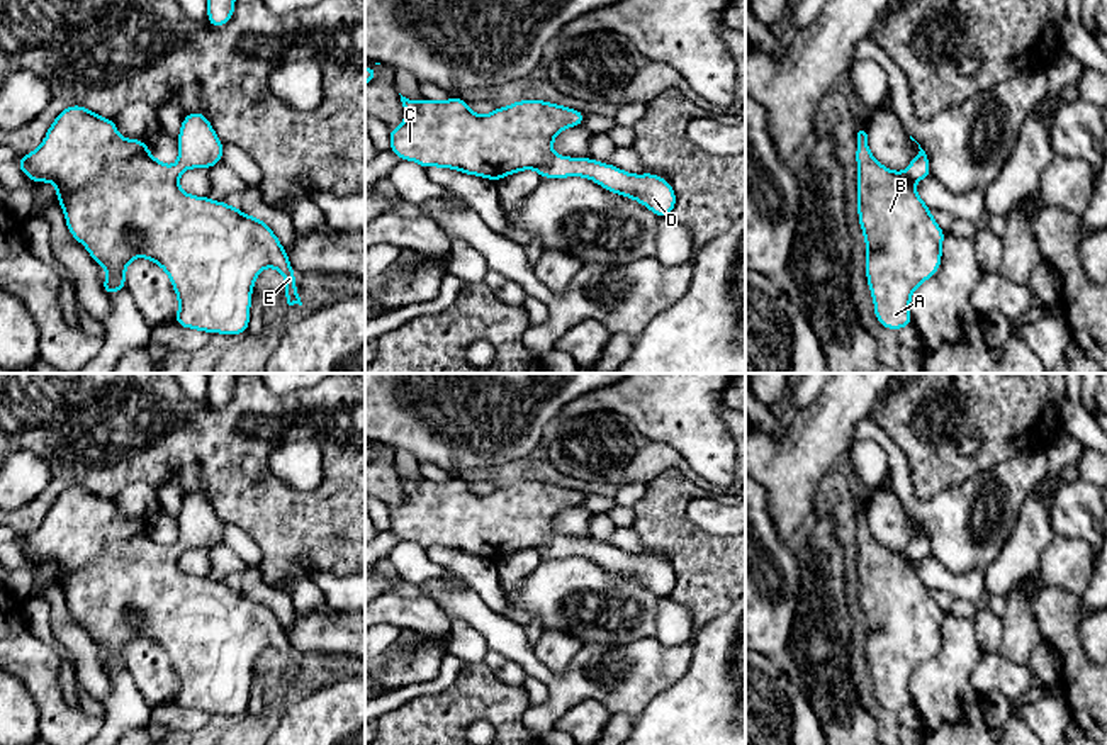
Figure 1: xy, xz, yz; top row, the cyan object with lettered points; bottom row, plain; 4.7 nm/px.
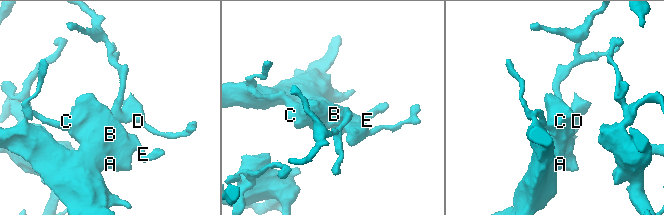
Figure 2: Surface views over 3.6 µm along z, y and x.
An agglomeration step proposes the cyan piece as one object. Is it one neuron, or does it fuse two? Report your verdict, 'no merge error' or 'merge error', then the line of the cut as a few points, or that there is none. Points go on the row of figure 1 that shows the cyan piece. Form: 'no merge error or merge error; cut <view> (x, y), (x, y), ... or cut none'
no merge error; cut none

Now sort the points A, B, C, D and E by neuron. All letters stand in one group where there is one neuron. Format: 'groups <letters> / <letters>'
groups A B C D E

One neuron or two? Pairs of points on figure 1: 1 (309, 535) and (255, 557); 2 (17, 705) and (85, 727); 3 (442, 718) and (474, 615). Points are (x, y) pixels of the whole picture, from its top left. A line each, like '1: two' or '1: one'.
1: two
2: two
3: two

